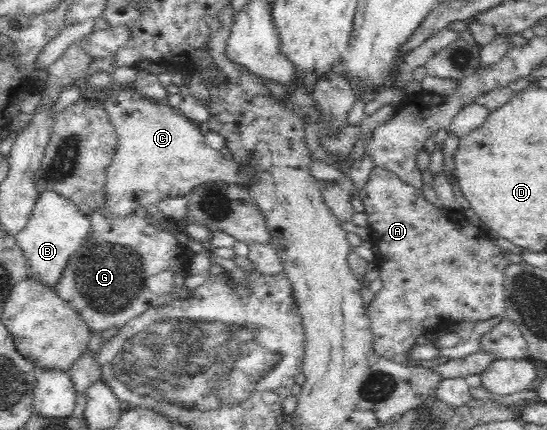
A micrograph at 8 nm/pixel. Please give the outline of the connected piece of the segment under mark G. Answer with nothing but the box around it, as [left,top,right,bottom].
[54,204,193,333]

